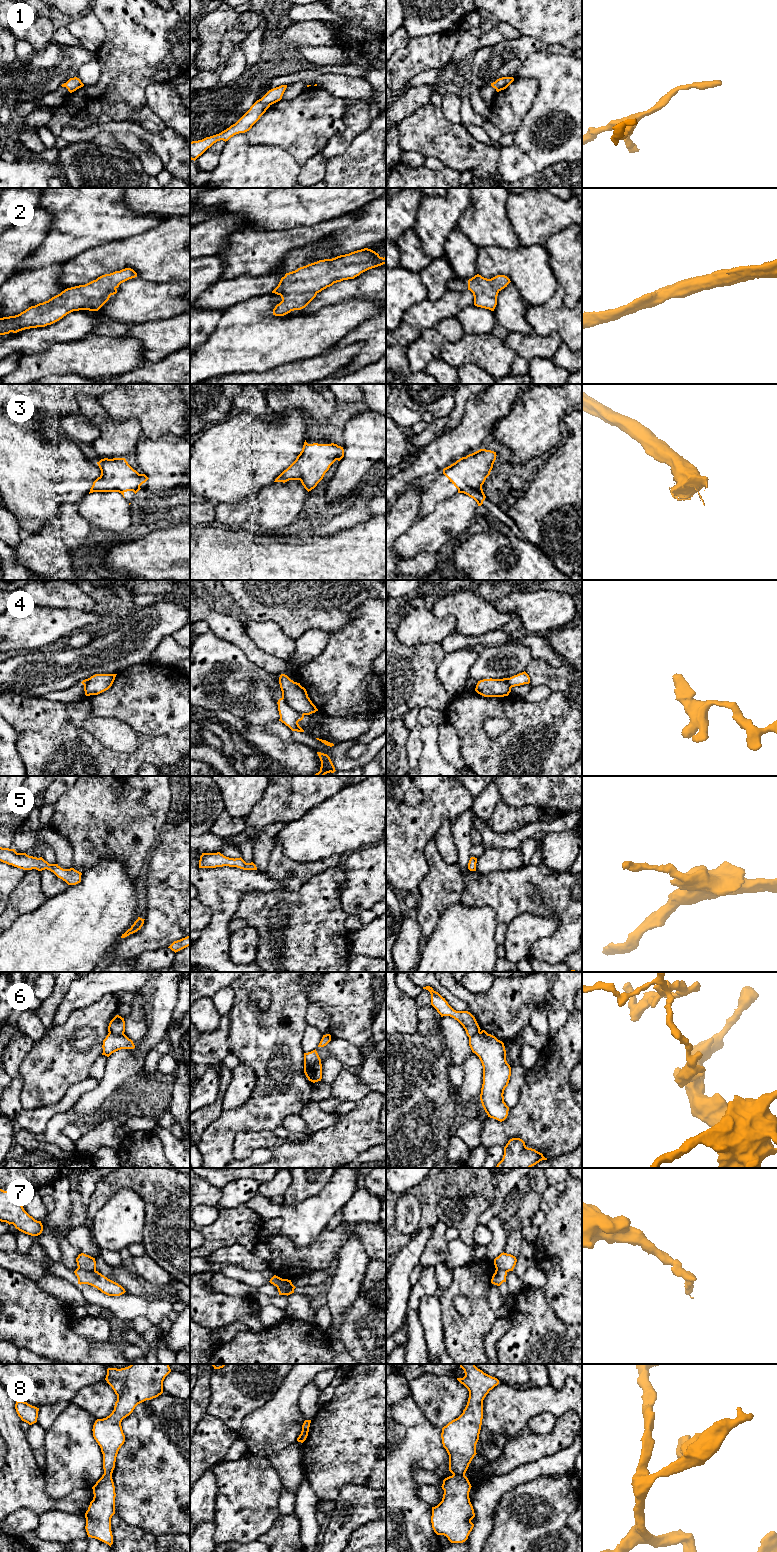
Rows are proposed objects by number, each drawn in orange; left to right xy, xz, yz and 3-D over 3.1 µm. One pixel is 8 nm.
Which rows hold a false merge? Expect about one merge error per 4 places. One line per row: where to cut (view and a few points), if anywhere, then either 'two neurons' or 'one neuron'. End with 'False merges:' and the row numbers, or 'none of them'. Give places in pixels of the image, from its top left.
1: no cut; one neuron
2: no cut; one neuron
3: no cut; one neuron
4: cut in xz along (282, 697), (290, 707), (304, 714); two neurons
5: no cut; one neuron
6: cut in xz along (304, 1060), (310, 1063), (320, 1062); two neurons
7: cut in xy along (78, 1266), (84, 1270), (95, 1270); two neurons
8: cut in yz along (464, 1473), (453, 1475); two neurons
False merges: 4, 6, 7, 8

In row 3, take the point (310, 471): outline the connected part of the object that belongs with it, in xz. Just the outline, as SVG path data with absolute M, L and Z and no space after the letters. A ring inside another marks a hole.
M305 440L296 460L274 482L300 480L309 492L323 479L330 466L344 457L344 449L337 444L308 444Z

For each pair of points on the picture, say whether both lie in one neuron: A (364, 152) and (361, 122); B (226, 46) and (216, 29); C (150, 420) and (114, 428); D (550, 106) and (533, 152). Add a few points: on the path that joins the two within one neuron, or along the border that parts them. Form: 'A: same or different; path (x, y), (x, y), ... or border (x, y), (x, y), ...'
A: different; border (372, 121), (352, 141), (346, 150)
B: different; border (242, 26), (224, 34), (218, 62)
C: different; border (116, 420), (135, 418), (139, 422), (143, 436)
D: same; path (538, 116), (529, 129), (529, 140)

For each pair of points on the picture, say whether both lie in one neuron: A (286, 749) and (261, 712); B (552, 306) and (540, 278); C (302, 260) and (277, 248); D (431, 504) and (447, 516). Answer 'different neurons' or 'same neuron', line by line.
A: different neurons
B: different neurons
C: different neurons
D: different neurons

